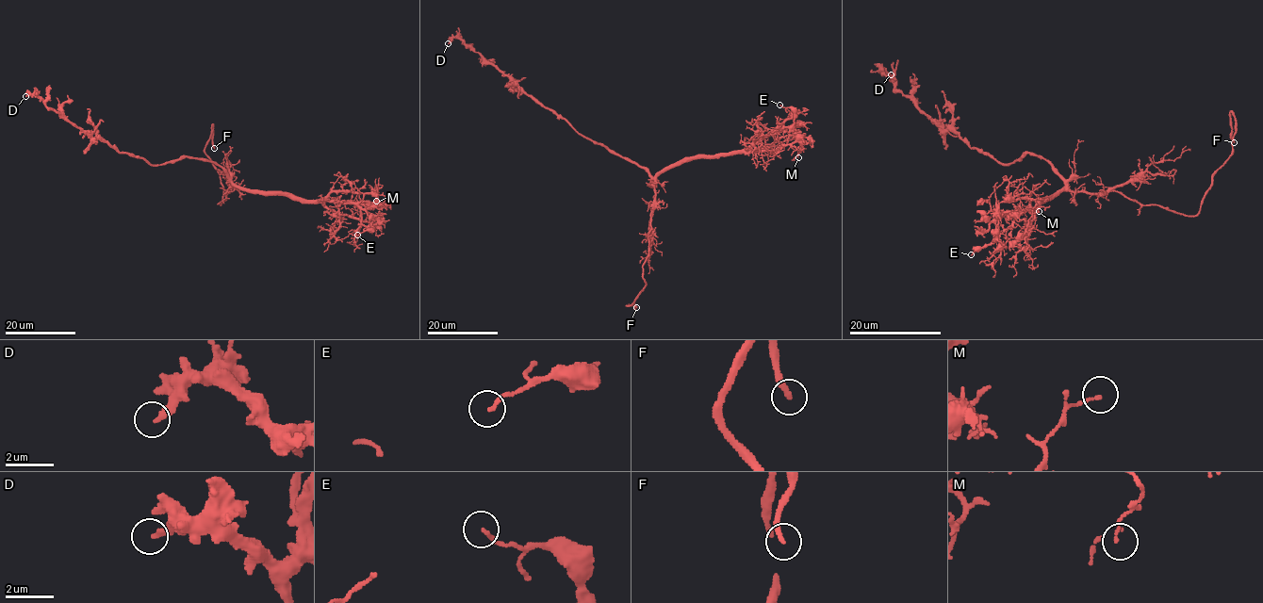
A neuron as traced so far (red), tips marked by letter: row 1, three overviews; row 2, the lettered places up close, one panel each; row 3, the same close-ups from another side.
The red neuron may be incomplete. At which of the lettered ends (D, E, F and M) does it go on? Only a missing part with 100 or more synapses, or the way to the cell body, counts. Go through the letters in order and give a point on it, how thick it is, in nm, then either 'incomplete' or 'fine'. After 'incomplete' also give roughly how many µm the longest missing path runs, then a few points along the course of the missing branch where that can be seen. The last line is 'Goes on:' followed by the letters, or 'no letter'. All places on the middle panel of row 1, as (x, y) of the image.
D: at (448, 43); 240 nm thick; fine
E: at (779, 105); 140 nm thick; fine
F: at (636, 307); 200 nm thick; incomplete; about 15 µm are missing; missing branch runs (636, 307), (664, 330)
M: at (798, 157); 120 nm thick; fine
Goes on: F

